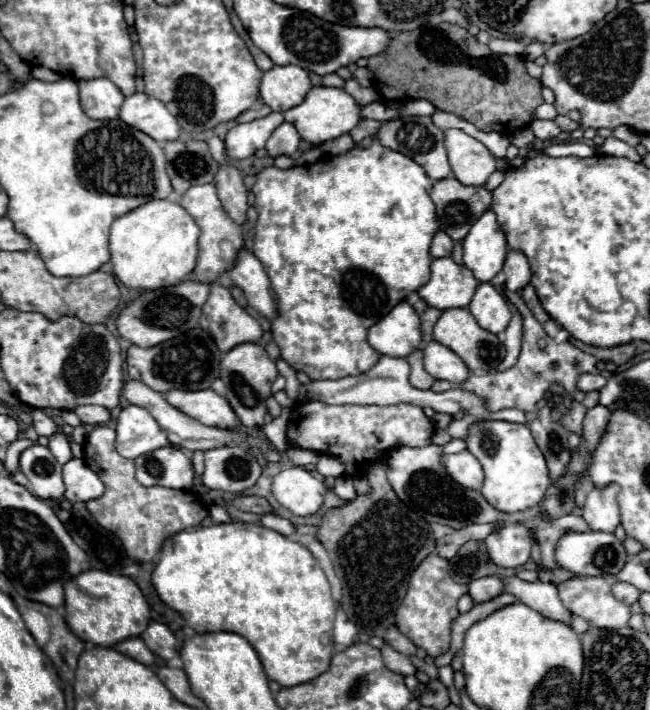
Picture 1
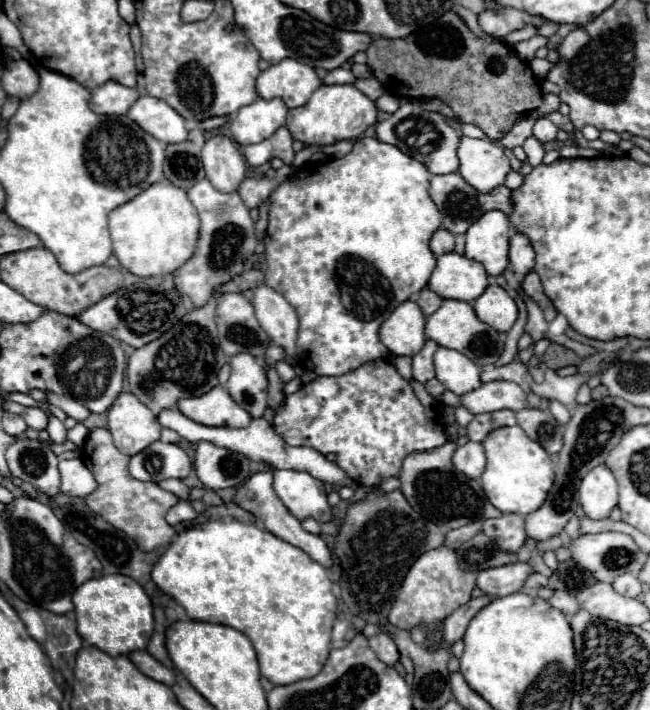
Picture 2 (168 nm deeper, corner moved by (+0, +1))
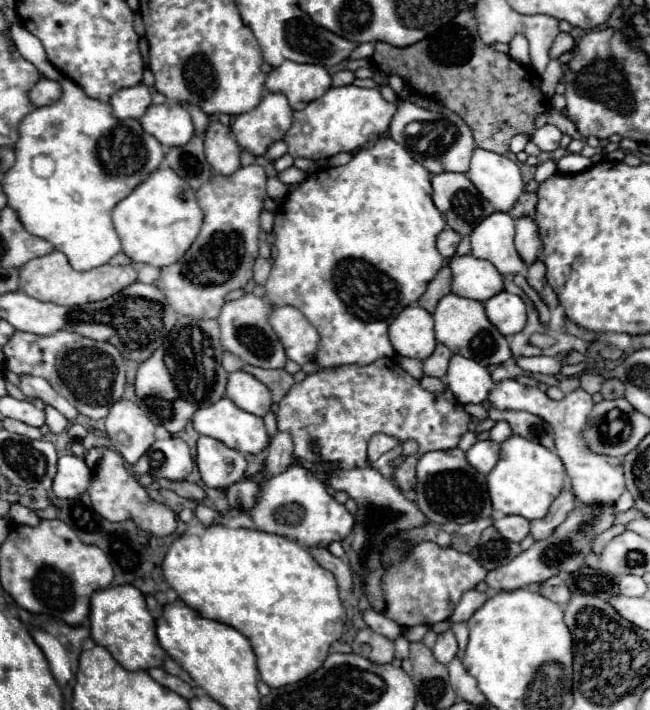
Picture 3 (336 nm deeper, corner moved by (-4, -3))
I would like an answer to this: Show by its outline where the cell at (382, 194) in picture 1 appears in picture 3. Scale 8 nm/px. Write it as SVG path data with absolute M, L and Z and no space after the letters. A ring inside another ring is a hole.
M390 137L378 139L372 147L362 147L360 151L354 153L352 161L340 167L330 167L312 173L304 183L300 183L294 191L286 195L282 205L276 211L276 221L274 221L274 243L278 249L278 257L274 259L270 277L266 281L266 301L272 305L294 305L304 313L304 317L316 327L320 335L320 343L316 349L316 363L320 369L336 369L342 365L370 365L382 357L394 357L394 347L388 341L388 327L394 321L394 317L408 305L416 303L420 295L426 291L428 283L434 279L434 275L444 267L444 257L436 249L436 237L444 229L446 219L440 215L436 205L432 203L432 185L430 185L430 171L414 161L404 147L400 147L396 141Z

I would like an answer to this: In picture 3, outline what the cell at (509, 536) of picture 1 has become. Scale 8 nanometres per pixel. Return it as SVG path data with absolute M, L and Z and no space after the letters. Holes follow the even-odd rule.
M506 515L506 517L496 519L494 527L498 529L498 533L504 539L520 543L528 535L528 531L530 531L530 521L524 519L524 517L518 517L518 515Z

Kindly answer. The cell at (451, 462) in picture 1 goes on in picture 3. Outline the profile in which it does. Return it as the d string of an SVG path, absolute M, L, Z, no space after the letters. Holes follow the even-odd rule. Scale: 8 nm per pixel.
M476 441L468 451L466 451L466 459L468 463L480 471L480 473L488 473L492 471L492 467L496 465L498 459L498 443L492 441Z

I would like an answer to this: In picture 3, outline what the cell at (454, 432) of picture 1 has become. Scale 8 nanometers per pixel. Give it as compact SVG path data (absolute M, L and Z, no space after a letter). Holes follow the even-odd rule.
M496 421L490 429L490 441L502 443L504 439L508 439L508 435L512 435L512 427L508 425L508 421Z

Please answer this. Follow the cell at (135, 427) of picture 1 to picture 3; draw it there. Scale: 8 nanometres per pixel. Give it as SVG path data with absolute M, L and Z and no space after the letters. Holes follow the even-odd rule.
M120 399L110 407L106 417L108 439L128 463L136 463L136 459L140 459L156 441L154 429L156 425L134 401Z

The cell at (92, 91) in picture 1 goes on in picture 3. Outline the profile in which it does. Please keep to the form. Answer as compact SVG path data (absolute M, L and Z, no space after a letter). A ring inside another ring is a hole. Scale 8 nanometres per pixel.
M142 83L128 89L118 89L108 103L118 119L140 119L150 105L150 89Z

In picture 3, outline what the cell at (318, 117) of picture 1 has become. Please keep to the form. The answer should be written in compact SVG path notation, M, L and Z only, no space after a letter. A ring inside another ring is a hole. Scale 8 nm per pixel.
M356 85L330 87L324 97L294 113L294 123L288 129L284 141L288 143L288 153L292 157L306 157L314 161L328 159L342 151L356 151L368 143L370 137L384 133L392 121L394 111L396 105L388 103L378 89L360 89Z

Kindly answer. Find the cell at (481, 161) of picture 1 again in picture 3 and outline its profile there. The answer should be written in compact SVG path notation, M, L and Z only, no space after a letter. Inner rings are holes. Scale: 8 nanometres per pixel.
M476 147L466 175L496 207L496 211L508 211L508 207L512 207L512 203L516 203L516 199L524 193L520 169L506 155Z

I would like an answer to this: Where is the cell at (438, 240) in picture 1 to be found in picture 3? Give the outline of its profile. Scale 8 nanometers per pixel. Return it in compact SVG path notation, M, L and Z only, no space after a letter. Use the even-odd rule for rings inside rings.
M446 227L438 239L436 239L436 245L438 245L438 251L442 257L454 257L456 255L456 247L460 243L460 235L456 235L456 231L452 231L450 227Z

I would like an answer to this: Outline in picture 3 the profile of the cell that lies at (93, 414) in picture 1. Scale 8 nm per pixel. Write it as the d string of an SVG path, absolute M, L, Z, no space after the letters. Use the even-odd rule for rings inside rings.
M24 375L20 377L20 391L26 395L26 397L34 397L34 399L40 399L44 401L46 405L58 409L66 419L74 421L78 417L78 409L74 405L70 405L62 395L58 395L46 379L40 379L40 377L30 377L30 375Z

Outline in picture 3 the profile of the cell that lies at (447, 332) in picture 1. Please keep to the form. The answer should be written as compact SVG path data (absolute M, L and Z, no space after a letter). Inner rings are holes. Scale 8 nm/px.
M448 293L444 299L440 299L432 317L434 317L436 341L446 345L452 353L474 359L484 367L500 365L512 357L506 337L488 321L484 313L484 305L480 301L472 301L472 299L464 299L454 293Z

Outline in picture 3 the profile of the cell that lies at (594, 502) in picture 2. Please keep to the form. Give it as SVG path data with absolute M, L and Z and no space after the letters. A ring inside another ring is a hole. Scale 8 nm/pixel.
M500 381L488 395L488 401L492 407L500 411L528 411L538 417L542 417L546 423L552 425L556 433L556 455L562 459L570 481L574 495L586 503L586 505L600 505L600 507L614 507L620 495L624 493L624 471L622 471L622 459L608 459L606 455L592 455L588 447L584 447L582 431L588 413L592 411L594 403L592 397L584 389L576 389L568 393L562 401L552 401L546 393L542 393L536 387L526 387L518 381Z

